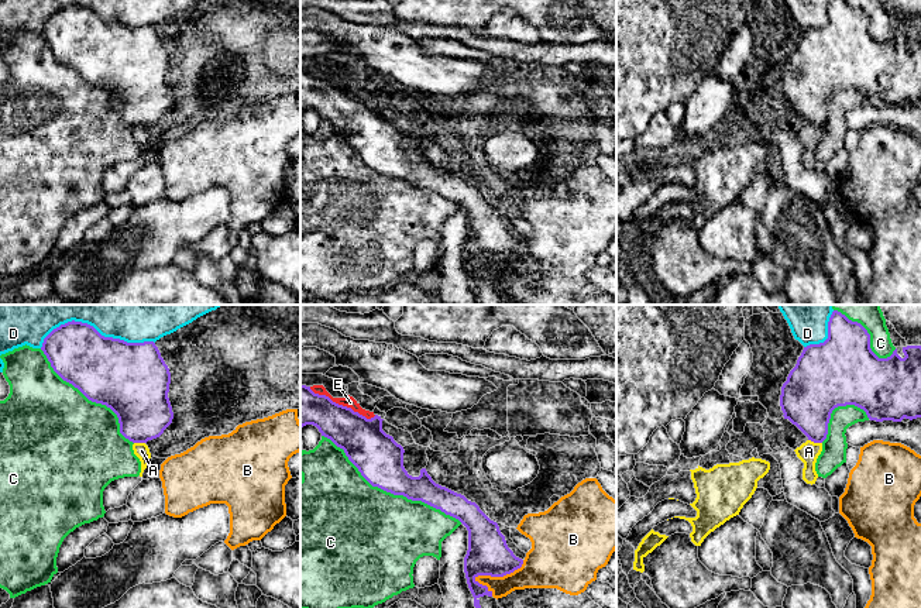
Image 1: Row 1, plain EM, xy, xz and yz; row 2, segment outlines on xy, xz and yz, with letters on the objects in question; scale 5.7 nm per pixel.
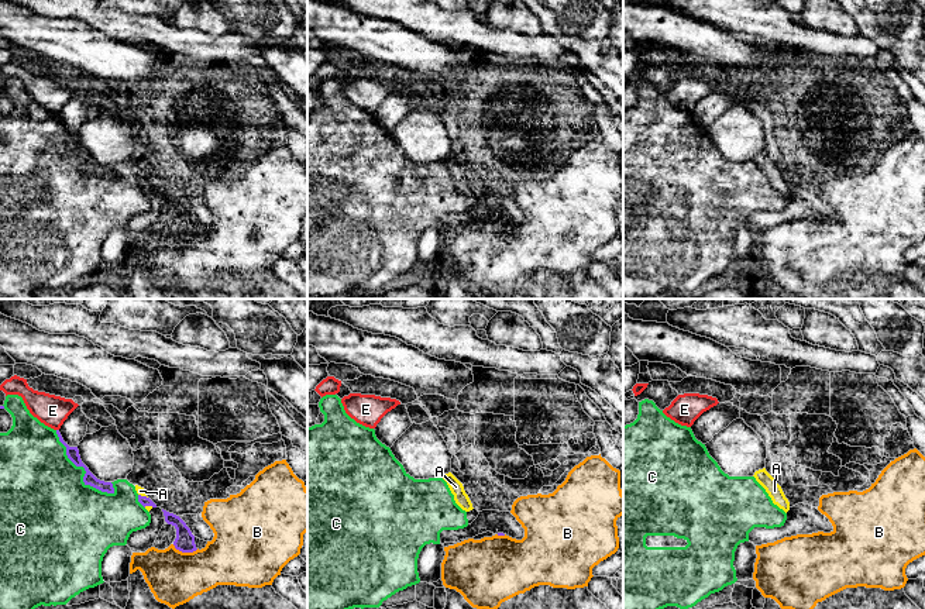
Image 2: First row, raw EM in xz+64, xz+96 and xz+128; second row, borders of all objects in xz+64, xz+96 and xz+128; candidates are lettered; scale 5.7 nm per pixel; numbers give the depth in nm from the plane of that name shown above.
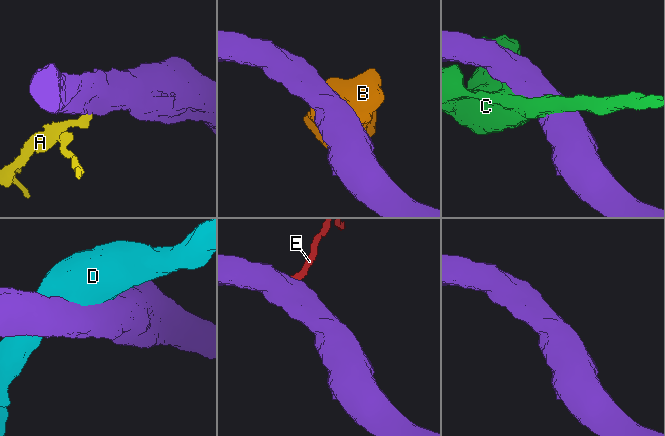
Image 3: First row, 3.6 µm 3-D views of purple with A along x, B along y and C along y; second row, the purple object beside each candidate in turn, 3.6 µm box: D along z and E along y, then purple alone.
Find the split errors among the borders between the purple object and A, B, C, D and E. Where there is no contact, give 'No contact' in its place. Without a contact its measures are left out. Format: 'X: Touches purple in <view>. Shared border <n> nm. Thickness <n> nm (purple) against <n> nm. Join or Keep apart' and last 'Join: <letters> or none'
A: Touches purple in yz. Shared border 80 nm. Thickness 320 nm (purple) against 120 nm. Keep apart
B: Touches purple in xz. Shared border 300 nm. Thickness 240 nm (purple) against 220 nm. Keep apart
C: Touches purple in xz. Shared border 950 nm. Thickness 280 nm (purple) against 480 nm. Keep apart
D: Touches purple in xy. Shared border 650 nm. Thickness 380 nm (purple) against 420 nm. Keep apart
E: Touches purple in xz. Shared border 420 nm. Thickness 260 nm (purple) against 60 nm. Keep apart
Join: none

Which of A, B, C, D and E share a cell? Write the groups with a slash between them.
A / B / C / D / E

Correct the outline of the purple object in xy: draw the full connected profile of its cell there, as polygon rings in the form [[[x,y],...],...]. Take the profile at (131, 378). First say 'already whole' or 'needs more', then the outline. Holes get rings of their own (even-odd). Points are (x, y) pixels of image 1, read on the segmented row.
already whole | [[[72,320],[54,329],[44,339],[41,350],[63,381],[117,415],[120,433],[130,442],[157,439],[172,423],[168,398],[171,372],[154,341],[127,343],[104,337],[93,326]]]

